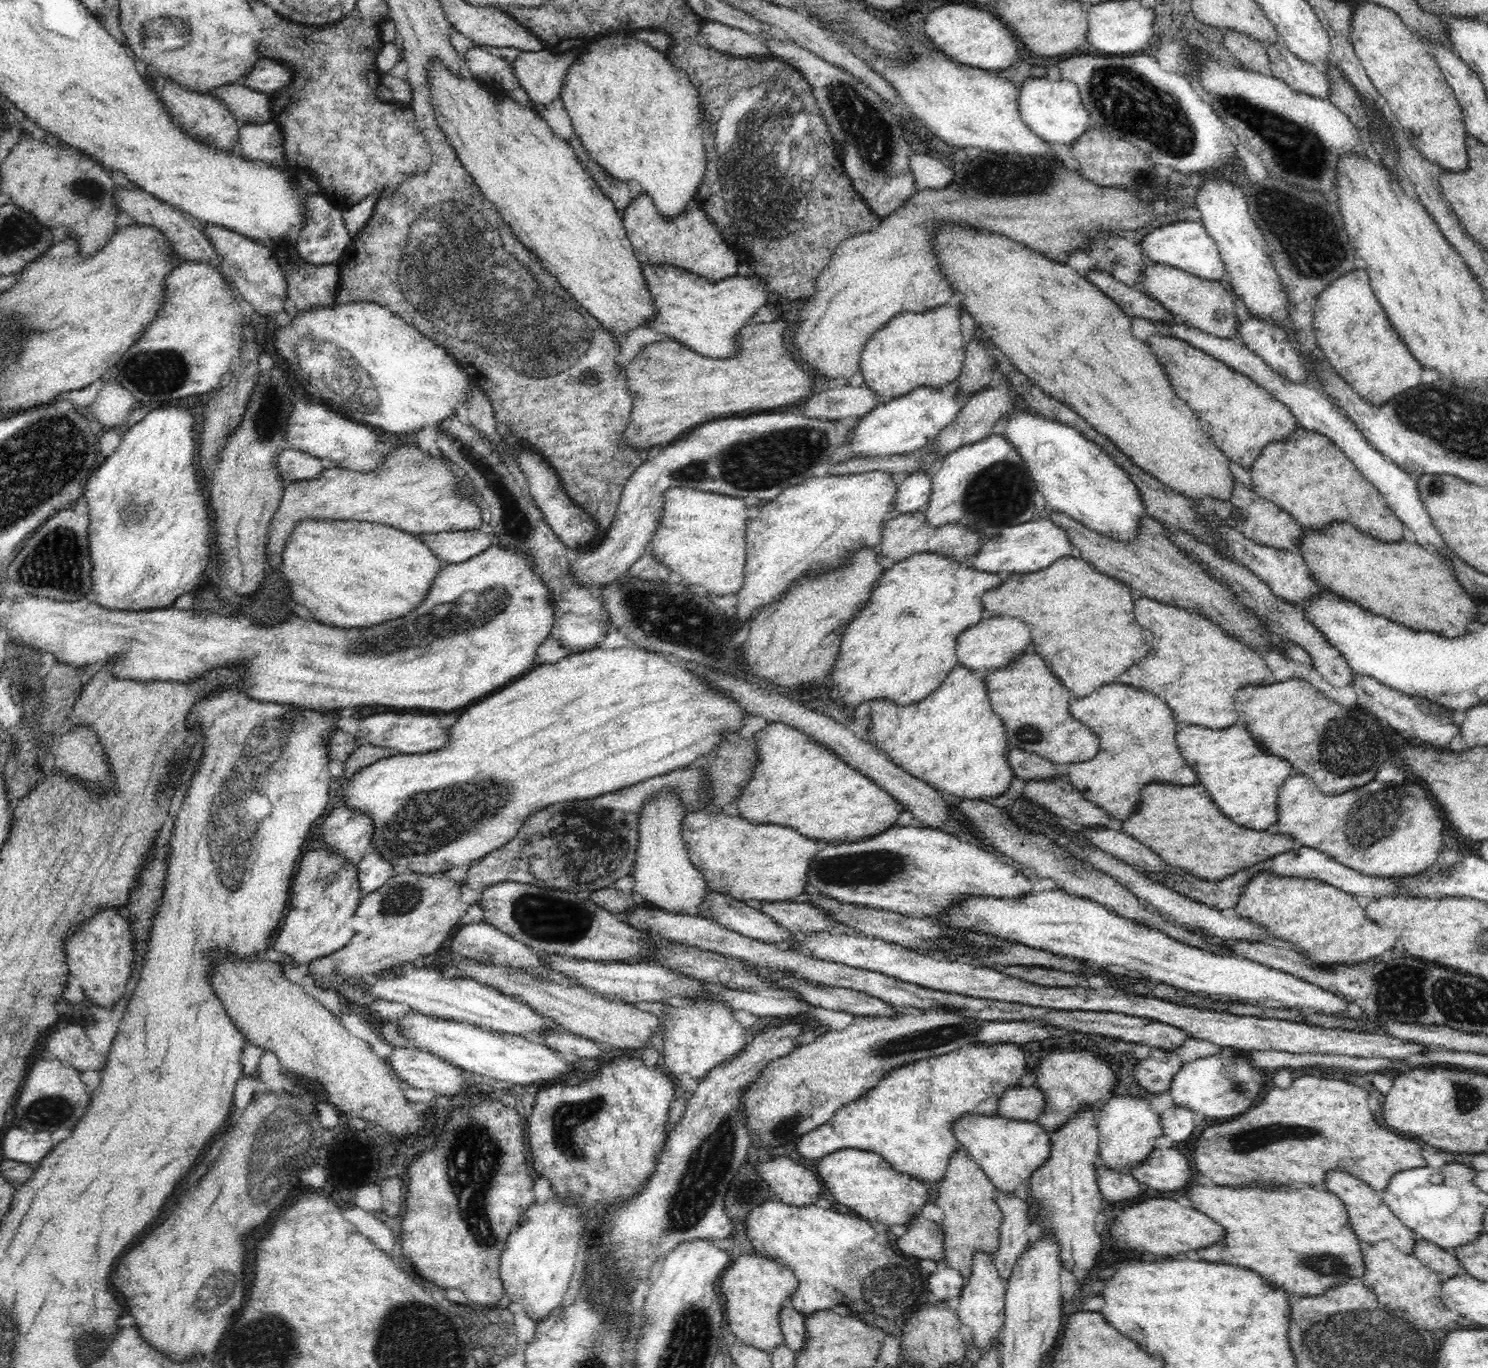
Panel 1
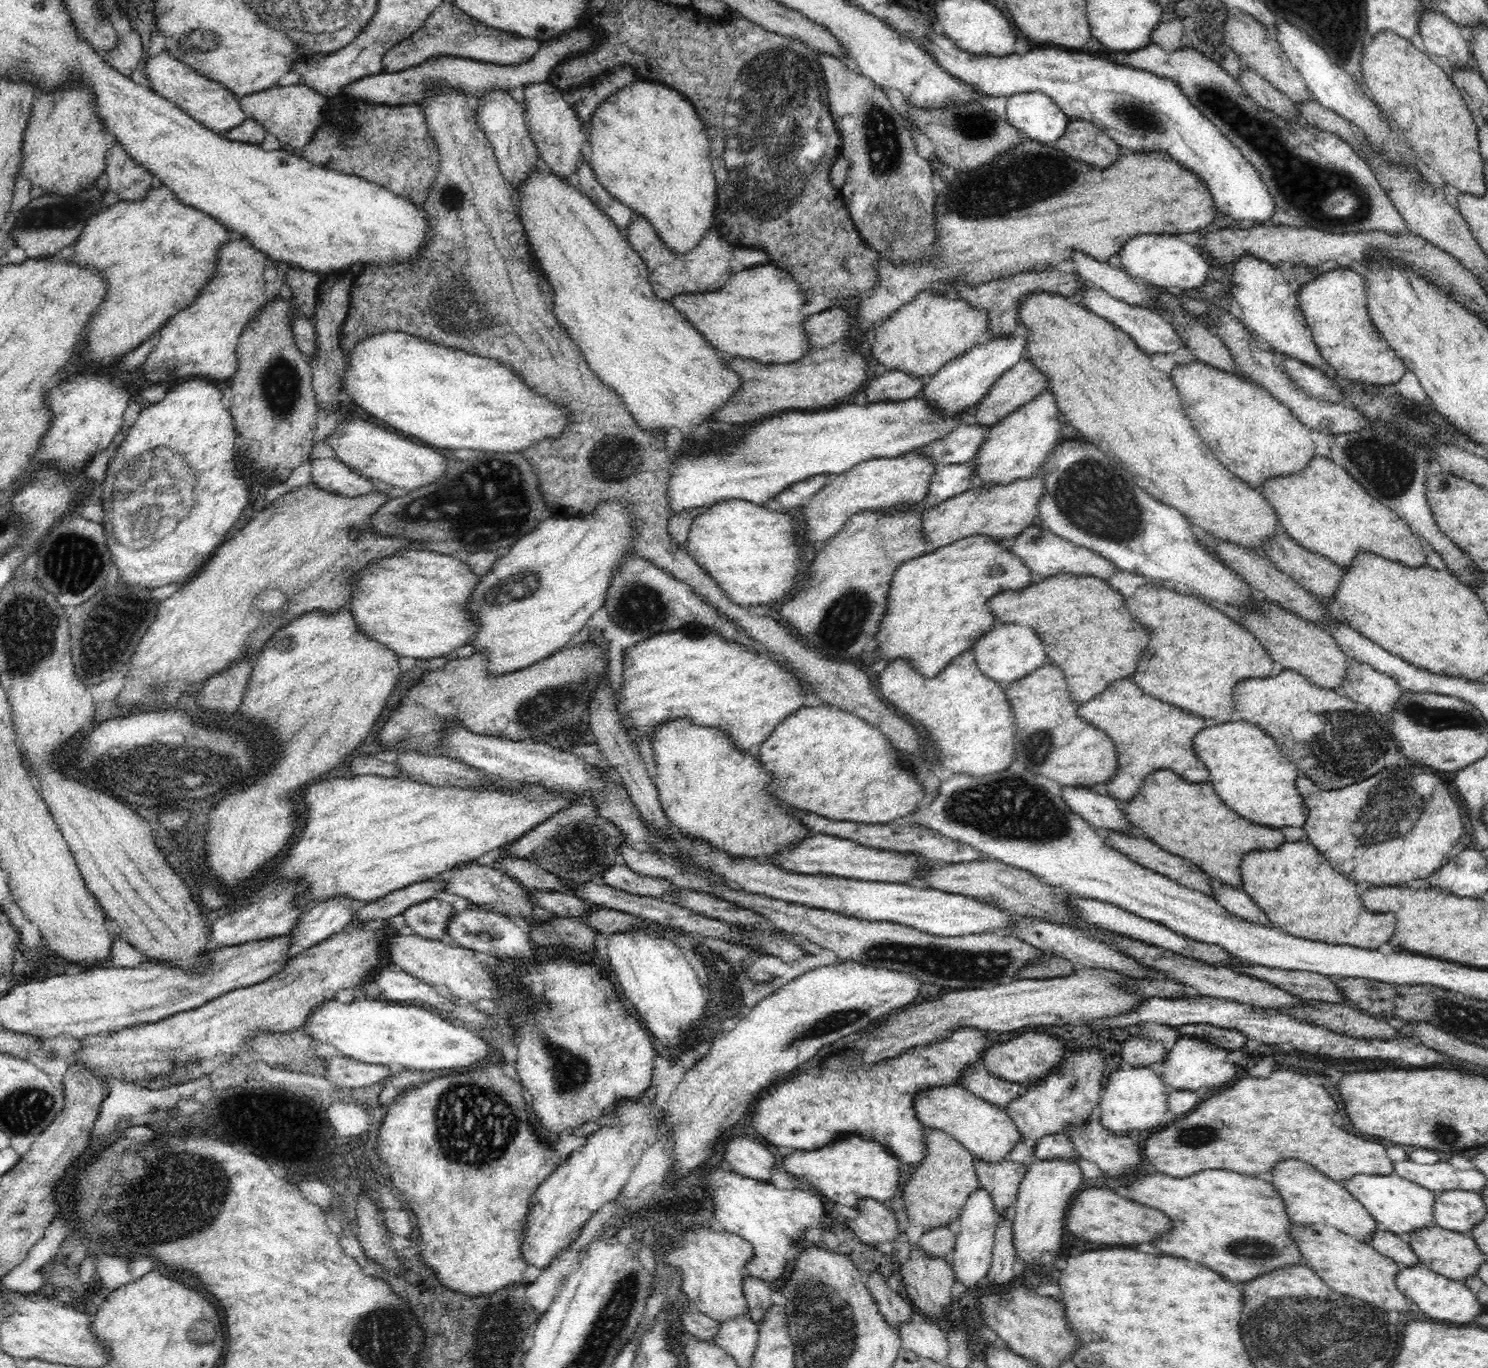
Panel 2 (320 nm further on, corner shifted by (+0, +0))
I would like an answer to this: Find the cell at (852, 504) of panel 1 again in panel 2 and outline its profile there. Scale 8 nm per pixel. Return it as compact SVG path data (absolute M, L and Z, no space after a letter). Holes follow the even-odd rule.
M916 449L903 454L896 458L875 458L866 462L861 462L850 470L832 477L832 484L826 484L812 498L803 505L804 511L804 536L810 542L824 544L830 540L835 534L844 528L848 519L859 512L865 510L887 511L894 507L902 507L904 505L921 504L928 494L928 484L932 480L933 474L936 474L938 466L934 461L926 455L920 455Z

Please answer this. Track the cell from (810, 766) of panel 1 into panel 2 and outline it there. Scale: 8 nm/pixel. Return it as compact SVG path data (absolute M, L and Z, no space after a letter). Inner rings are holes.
M810 702L799 708L776 726L754 752L758 755L761 766L774 776L770 790L776 798L830 820L884 825L885 822L914 812L924 798L924 787L912 774L905 755L902 756L903 753L895 748L888 737L871 723L832 705Z

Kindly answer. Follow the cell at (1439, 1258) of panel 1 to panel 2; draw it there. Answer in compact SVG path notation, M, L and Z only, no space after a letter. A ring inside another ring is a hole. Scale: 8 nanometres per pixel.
M1374 1231L1368 1242L1376 1252L1391 1258L1398 1264L1404 1266L1416 1266L1419 1263L1418 1257L1410 1248L1406 1238L1390 1231Z

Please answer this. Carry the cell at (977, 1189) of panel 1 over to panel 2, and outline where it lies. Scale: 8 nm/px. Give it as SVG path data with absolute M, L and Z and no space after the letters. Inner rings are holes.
M927 1129L925 1157L915 1165L915 1172L908 1178L903 1193L904 1207L908 1217L922 1225L924 1233L951 1224L960 1218L966 1199L979 1183L972 1153L942 1130Z

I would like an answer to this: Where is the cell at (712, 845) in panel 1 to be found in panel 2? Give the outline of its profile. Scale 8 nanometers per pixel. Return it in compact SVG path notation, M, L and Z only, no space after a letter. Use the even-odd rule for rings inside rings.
M676 718L658 726L651 744L656 762L658 800L672 826L682 835L708 841L730 857L750 857L759 862L768 862L772 855L812 836L812 832L794 814L788 814L790 808L782 806L780 800L772 798L772 794L766 790L772 782L772 774L761 766L754 750L749 752L736 748L728 737L728 731L712 726L697 726L684 718Z

